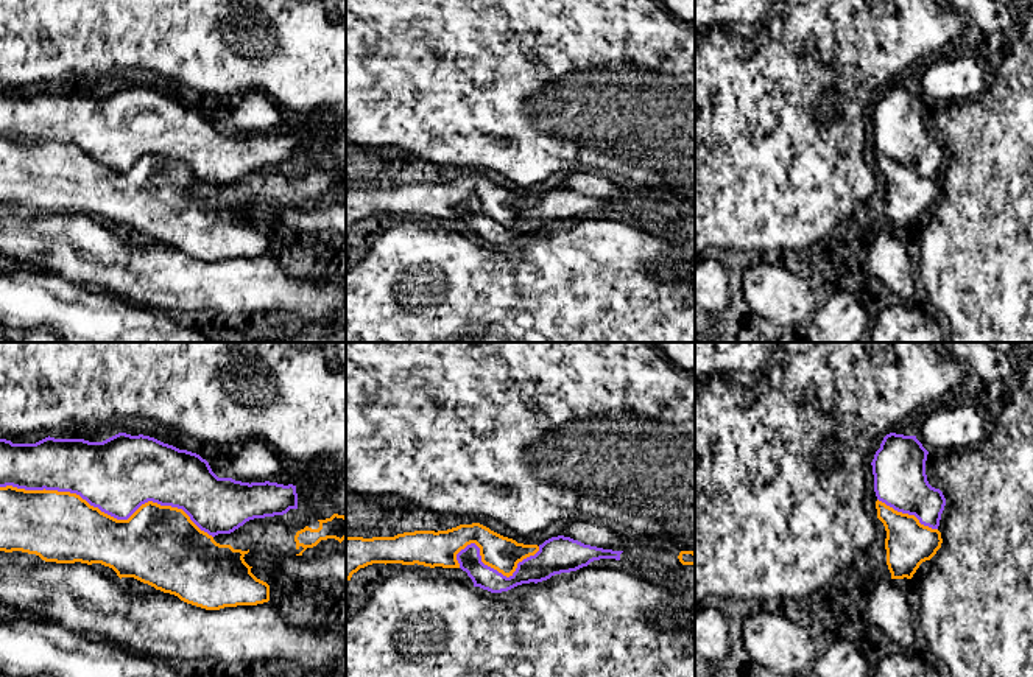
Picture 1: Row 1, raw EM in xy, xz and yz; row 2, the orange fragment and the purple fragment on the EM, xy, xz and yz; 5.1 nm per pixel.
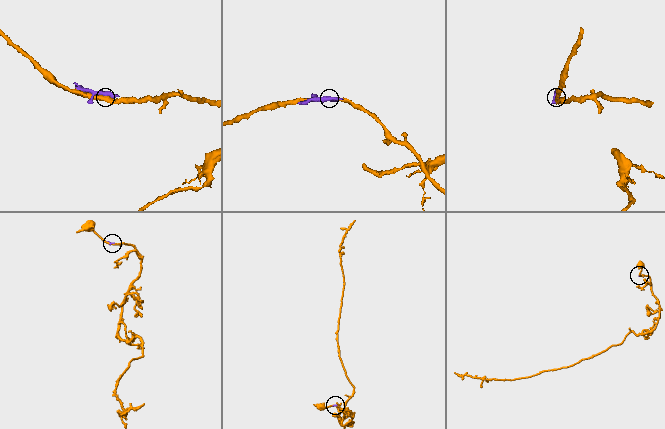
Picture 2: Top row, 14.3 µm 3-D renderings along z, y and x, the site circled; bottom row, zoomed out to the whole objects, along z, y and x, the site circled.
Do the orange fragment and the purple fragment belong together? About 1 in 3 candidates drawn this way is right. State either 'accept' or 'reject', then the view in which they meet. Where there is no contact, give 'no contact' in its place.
reject | xy

